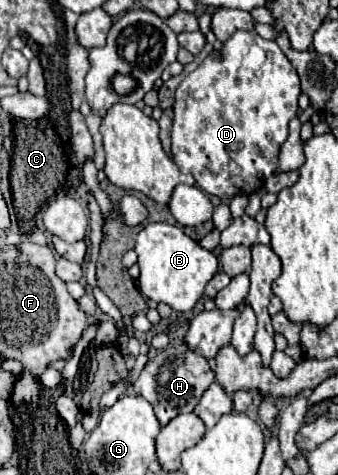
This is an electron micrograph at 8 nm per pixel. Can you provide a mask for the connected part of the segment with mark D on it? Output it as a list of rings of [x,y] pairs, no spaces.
[[[237,31],[229,37],[221,51],[209,53],[201,65],[191,71],[175,91],[173,103],[173,161],[183,173],[191,173],[209,195],[233,197],[249,195],[263,187],[265,179],[275,173],[277,157],[287,139],[287,125],[297,115],[299,75],[275,41],[267,41],[255,31]]]

